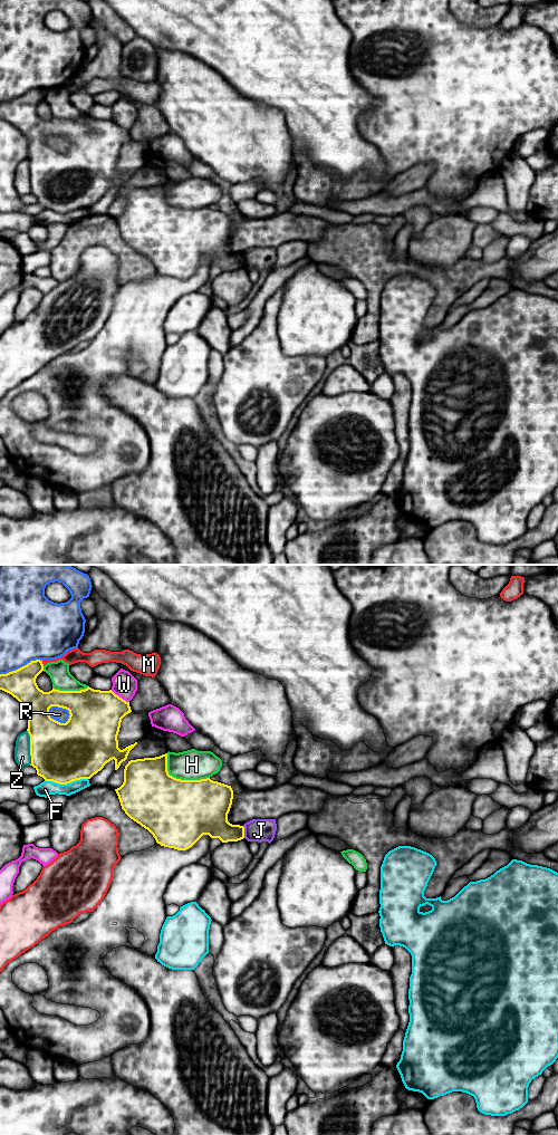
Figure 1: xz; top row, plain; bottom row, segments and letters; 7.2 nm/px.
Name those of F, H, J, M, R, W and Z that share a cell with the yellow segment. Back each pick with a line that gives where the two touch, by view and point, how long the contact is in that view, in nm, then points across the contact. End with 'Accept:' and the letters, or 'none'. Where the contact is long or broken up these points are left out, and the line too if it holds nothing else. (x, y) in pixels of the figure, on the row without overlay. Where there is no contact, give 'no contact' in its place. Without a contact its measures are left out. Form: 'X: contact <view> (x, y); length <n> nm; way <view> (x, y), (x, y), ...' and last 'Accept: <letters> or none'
Accept: none

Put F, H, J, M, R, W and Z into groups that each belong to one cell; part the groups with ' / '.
F / H / J / M / R / W / Z

